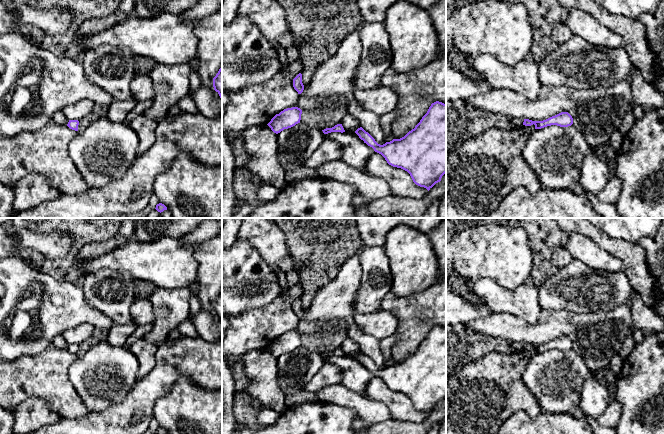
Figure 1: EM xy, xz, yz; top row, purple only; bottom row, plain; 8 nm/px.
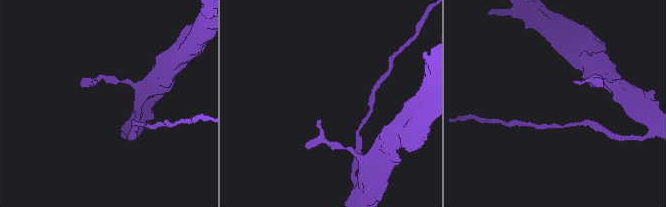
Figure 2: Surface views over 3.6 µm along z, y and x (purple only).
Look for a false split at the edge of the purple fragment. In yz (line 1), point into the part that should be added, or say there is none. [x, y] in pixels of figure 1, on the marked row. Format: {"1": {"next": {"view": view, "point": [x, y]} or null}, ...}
{"1": {"next": null}}

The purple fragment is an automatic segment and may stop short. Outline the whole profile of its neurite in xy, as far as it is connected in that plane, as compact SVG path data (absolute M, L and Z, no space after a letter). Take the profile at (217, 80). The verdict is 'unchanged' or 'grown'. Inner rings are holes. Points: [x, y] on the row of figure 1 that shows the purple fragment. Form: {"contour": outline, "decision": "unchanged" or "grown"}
{"contour": "M222 67L213 78L213 87L214 90L219 94L220 98L222 98Z", "decision": "unchanged"}

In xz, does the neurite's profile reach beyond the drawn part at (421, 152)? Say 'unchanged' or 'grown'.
unchanged

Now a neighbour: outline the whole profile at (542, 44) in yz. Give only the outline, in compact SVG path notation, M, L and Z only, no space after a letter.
M533 28L533 43L530 52L530 58L535 62L540 62L543 57L558 45L554 43L550 36L547 36L542 30Z

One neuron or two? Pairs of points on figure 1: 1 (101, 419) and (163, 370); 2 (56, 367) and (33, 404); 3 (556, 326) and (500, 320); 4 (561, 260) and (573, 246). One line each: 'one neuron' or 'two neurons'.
1: one neuron
2: two neurons
3: one neuron
4: two neurons

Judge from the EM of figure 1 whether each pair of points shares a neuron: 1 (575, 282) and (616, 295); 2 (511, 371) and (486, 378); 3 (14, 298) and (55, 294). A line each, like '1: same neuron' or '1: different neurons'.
1: same neuron
2: same neuron
3: same neuron

